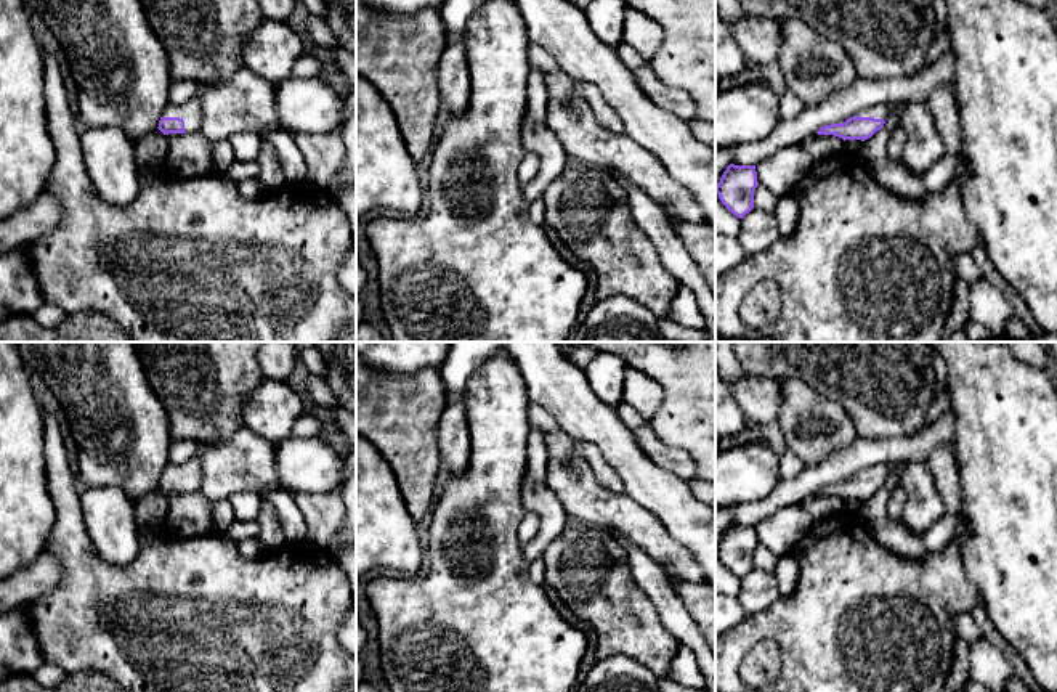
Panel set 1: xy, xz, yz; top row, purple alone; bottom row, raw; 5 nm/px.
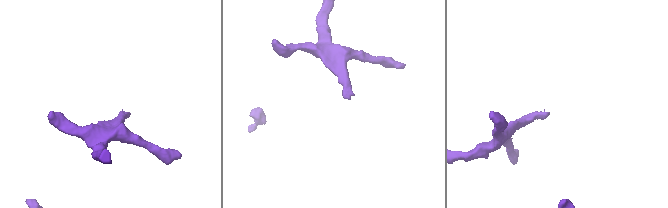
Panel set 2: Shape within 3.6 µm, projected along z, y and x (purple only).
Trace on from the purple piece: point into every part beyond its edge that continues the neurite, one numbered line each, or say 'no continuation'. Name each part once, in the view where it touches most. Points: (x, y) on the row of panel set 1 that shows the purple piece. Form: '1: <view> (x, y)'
1: xy (190, 111)

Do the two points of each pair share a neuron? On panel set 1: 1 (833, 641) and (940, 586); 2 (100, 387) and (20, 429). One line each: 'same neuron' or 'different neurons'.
1: same neuron
2: different neurons

